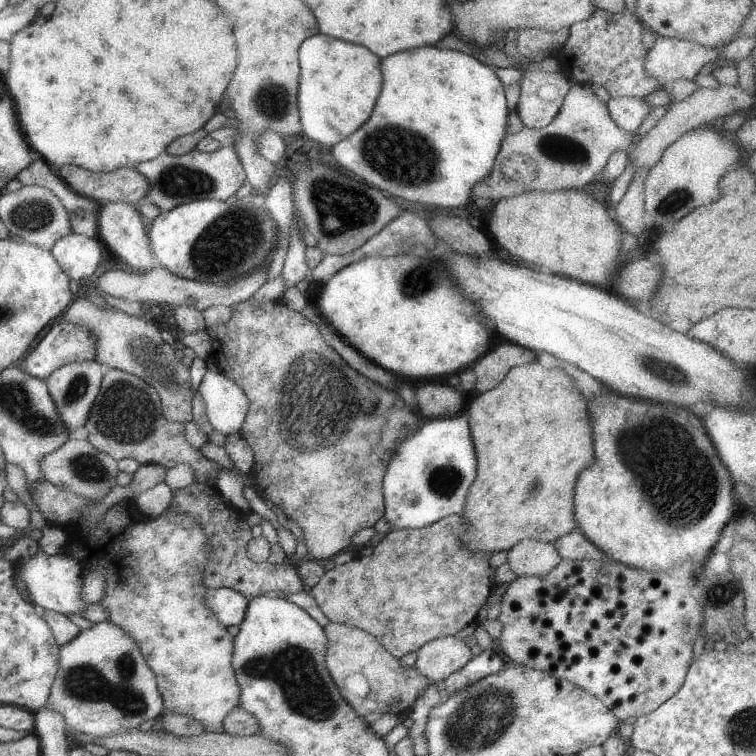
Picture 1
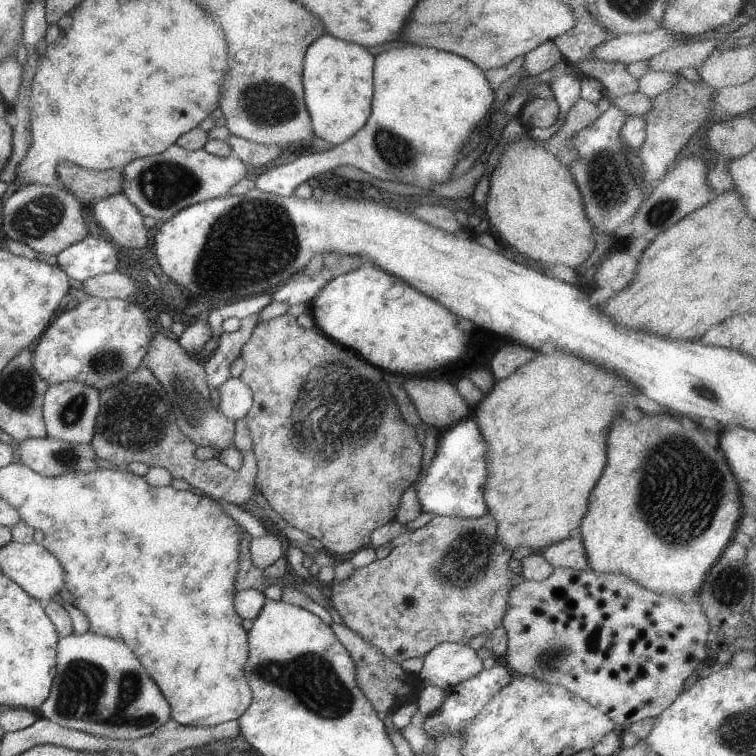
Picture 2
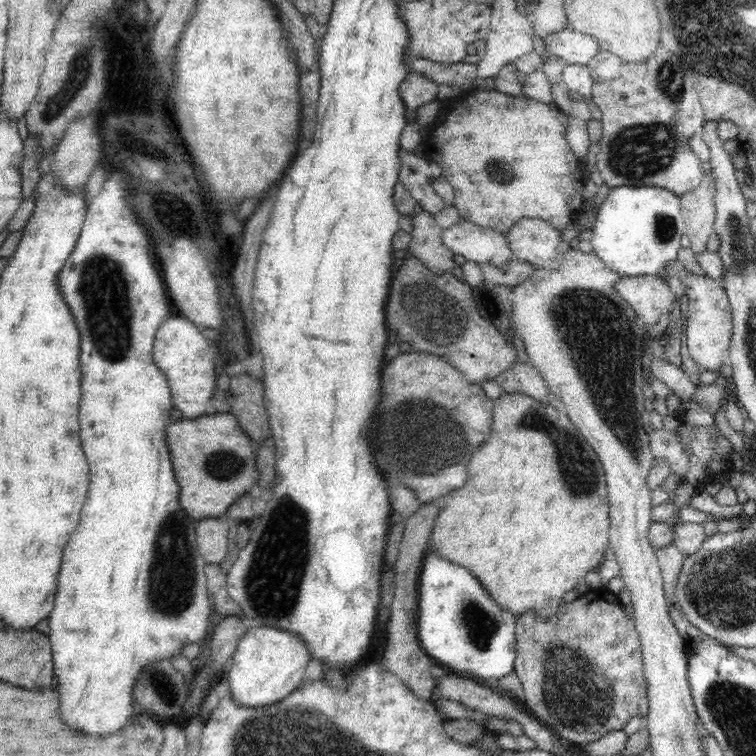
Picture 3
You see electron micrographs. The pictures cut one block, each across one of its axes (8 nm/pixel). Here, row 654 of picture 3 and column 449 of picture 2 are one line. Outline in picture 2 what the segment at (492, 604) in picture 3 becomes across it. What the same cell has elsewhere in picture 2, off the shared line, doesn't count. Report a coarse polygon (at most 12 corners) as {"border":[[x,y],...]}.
{"border":[[473,416],[440,431],[422,512],[488,514],[489,444]]}

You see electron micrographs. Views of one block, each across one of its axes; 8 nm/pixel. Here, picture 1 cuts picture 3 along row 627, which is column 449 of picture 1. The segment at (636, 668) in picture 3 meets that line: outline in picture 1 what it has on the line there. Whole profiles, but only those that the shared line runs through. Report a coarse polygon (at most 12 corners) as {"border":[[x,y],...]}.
{"border":[[462,514],[393,529],[309,593],[390,656],[476,624],[498,584]]}

